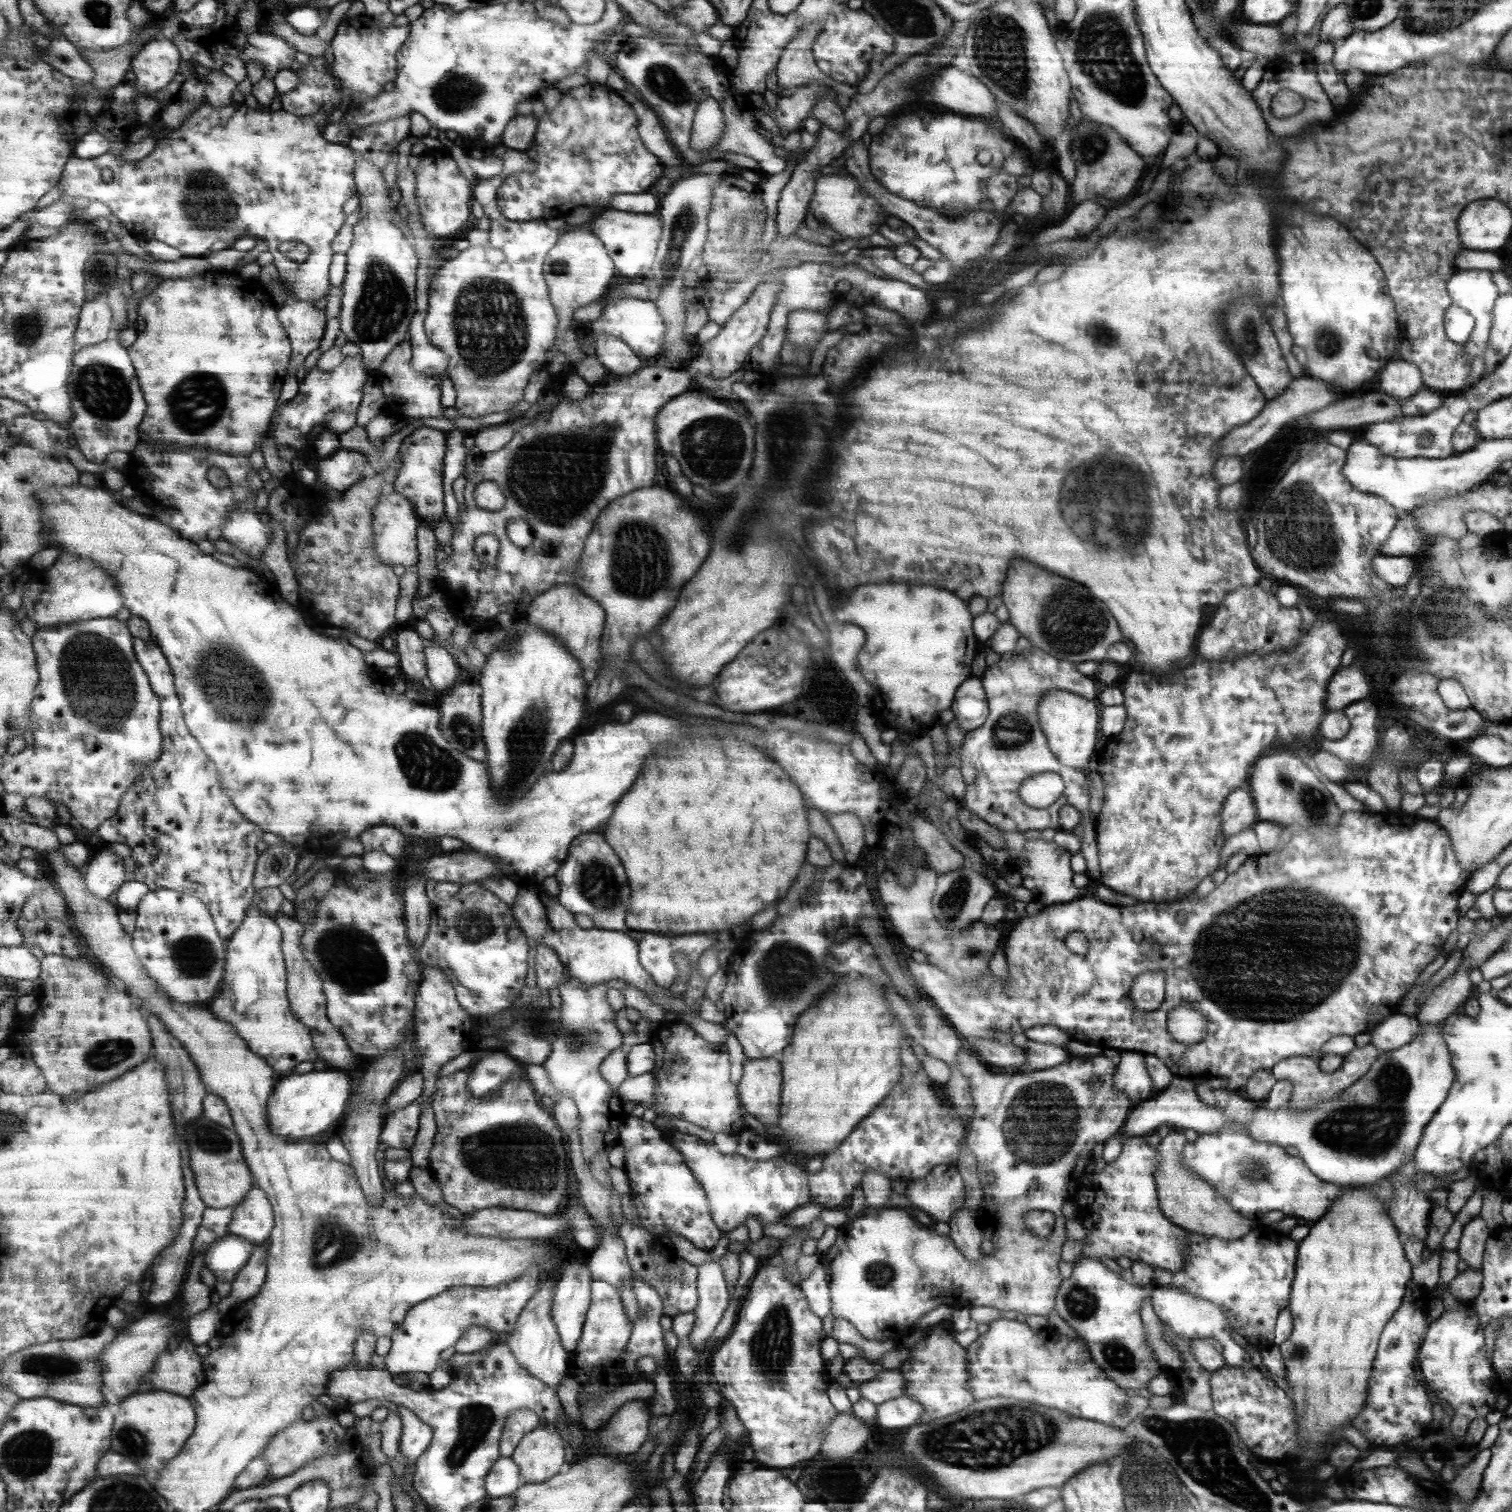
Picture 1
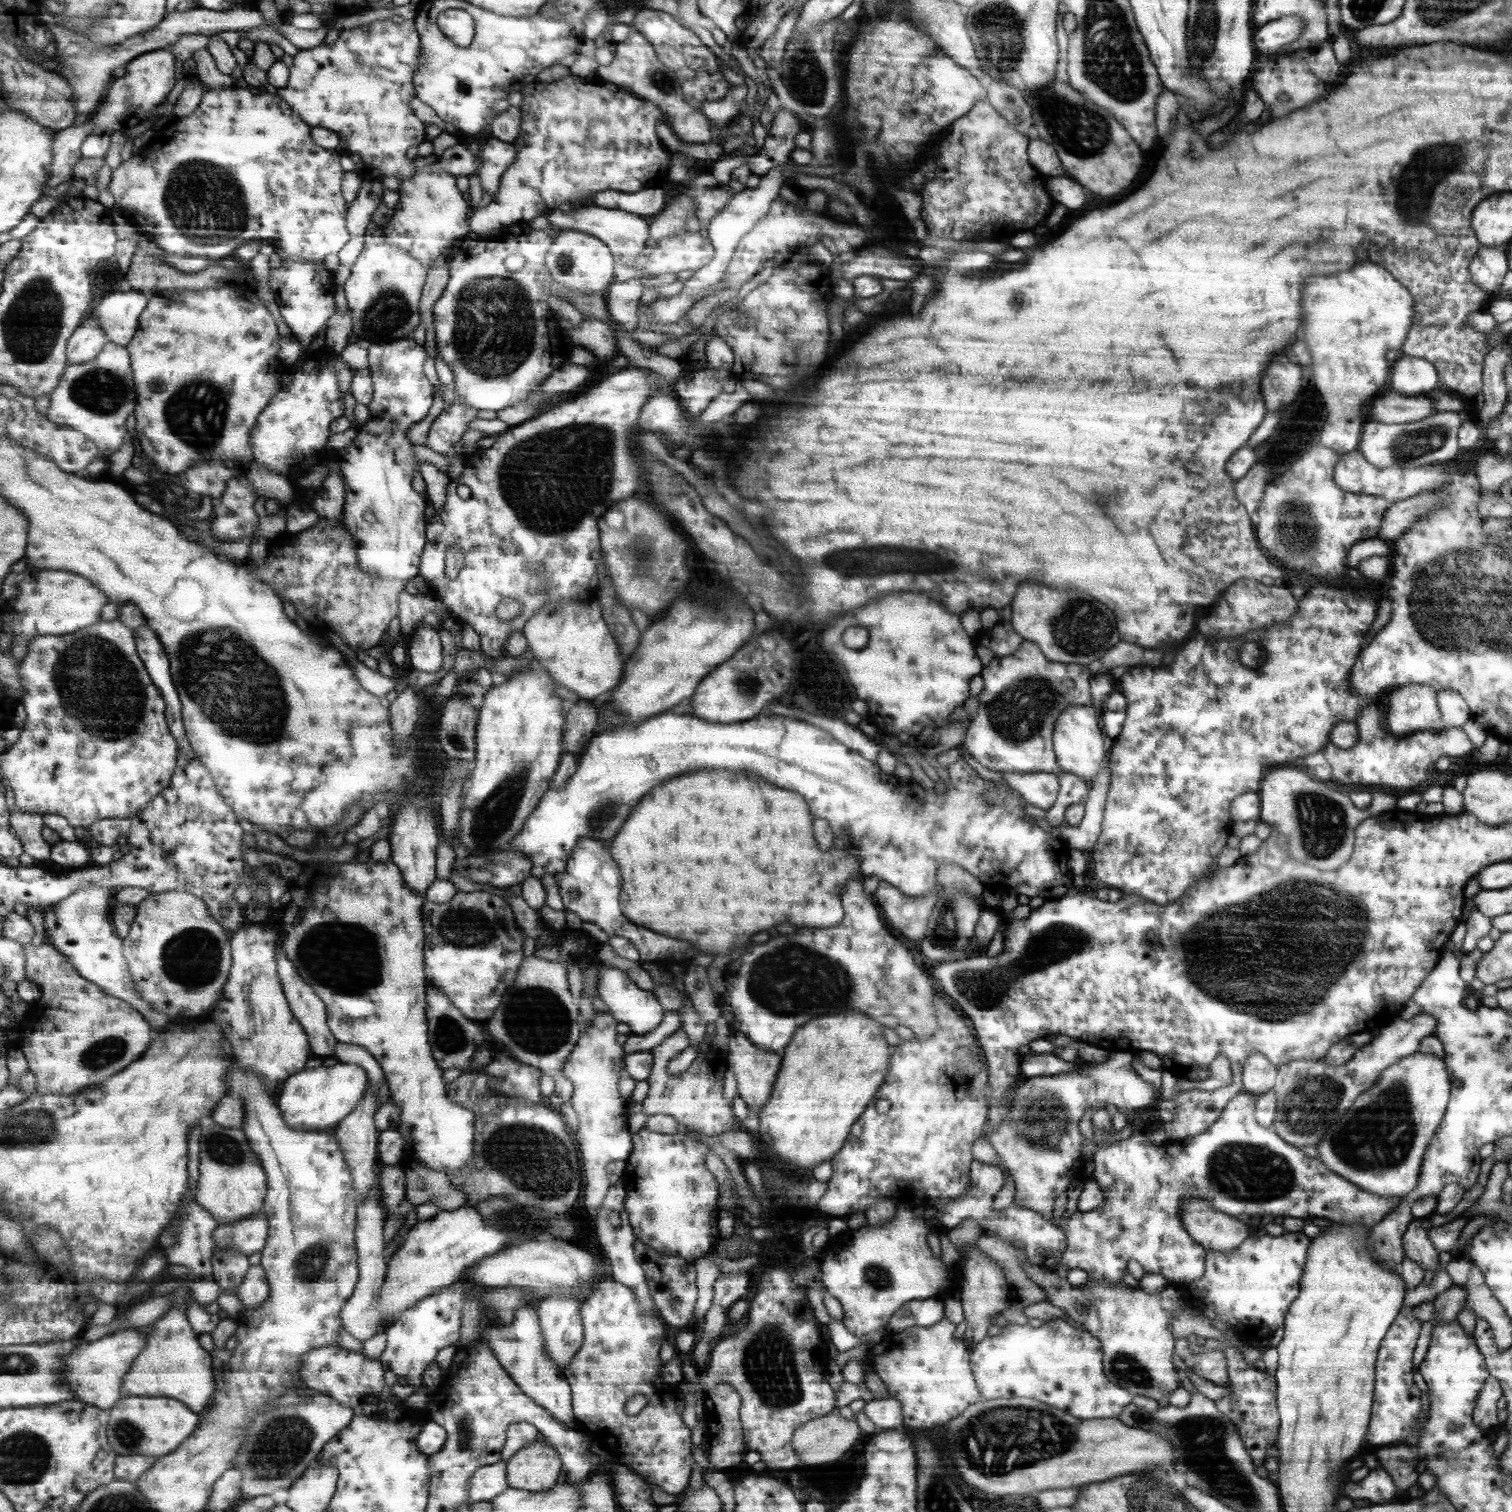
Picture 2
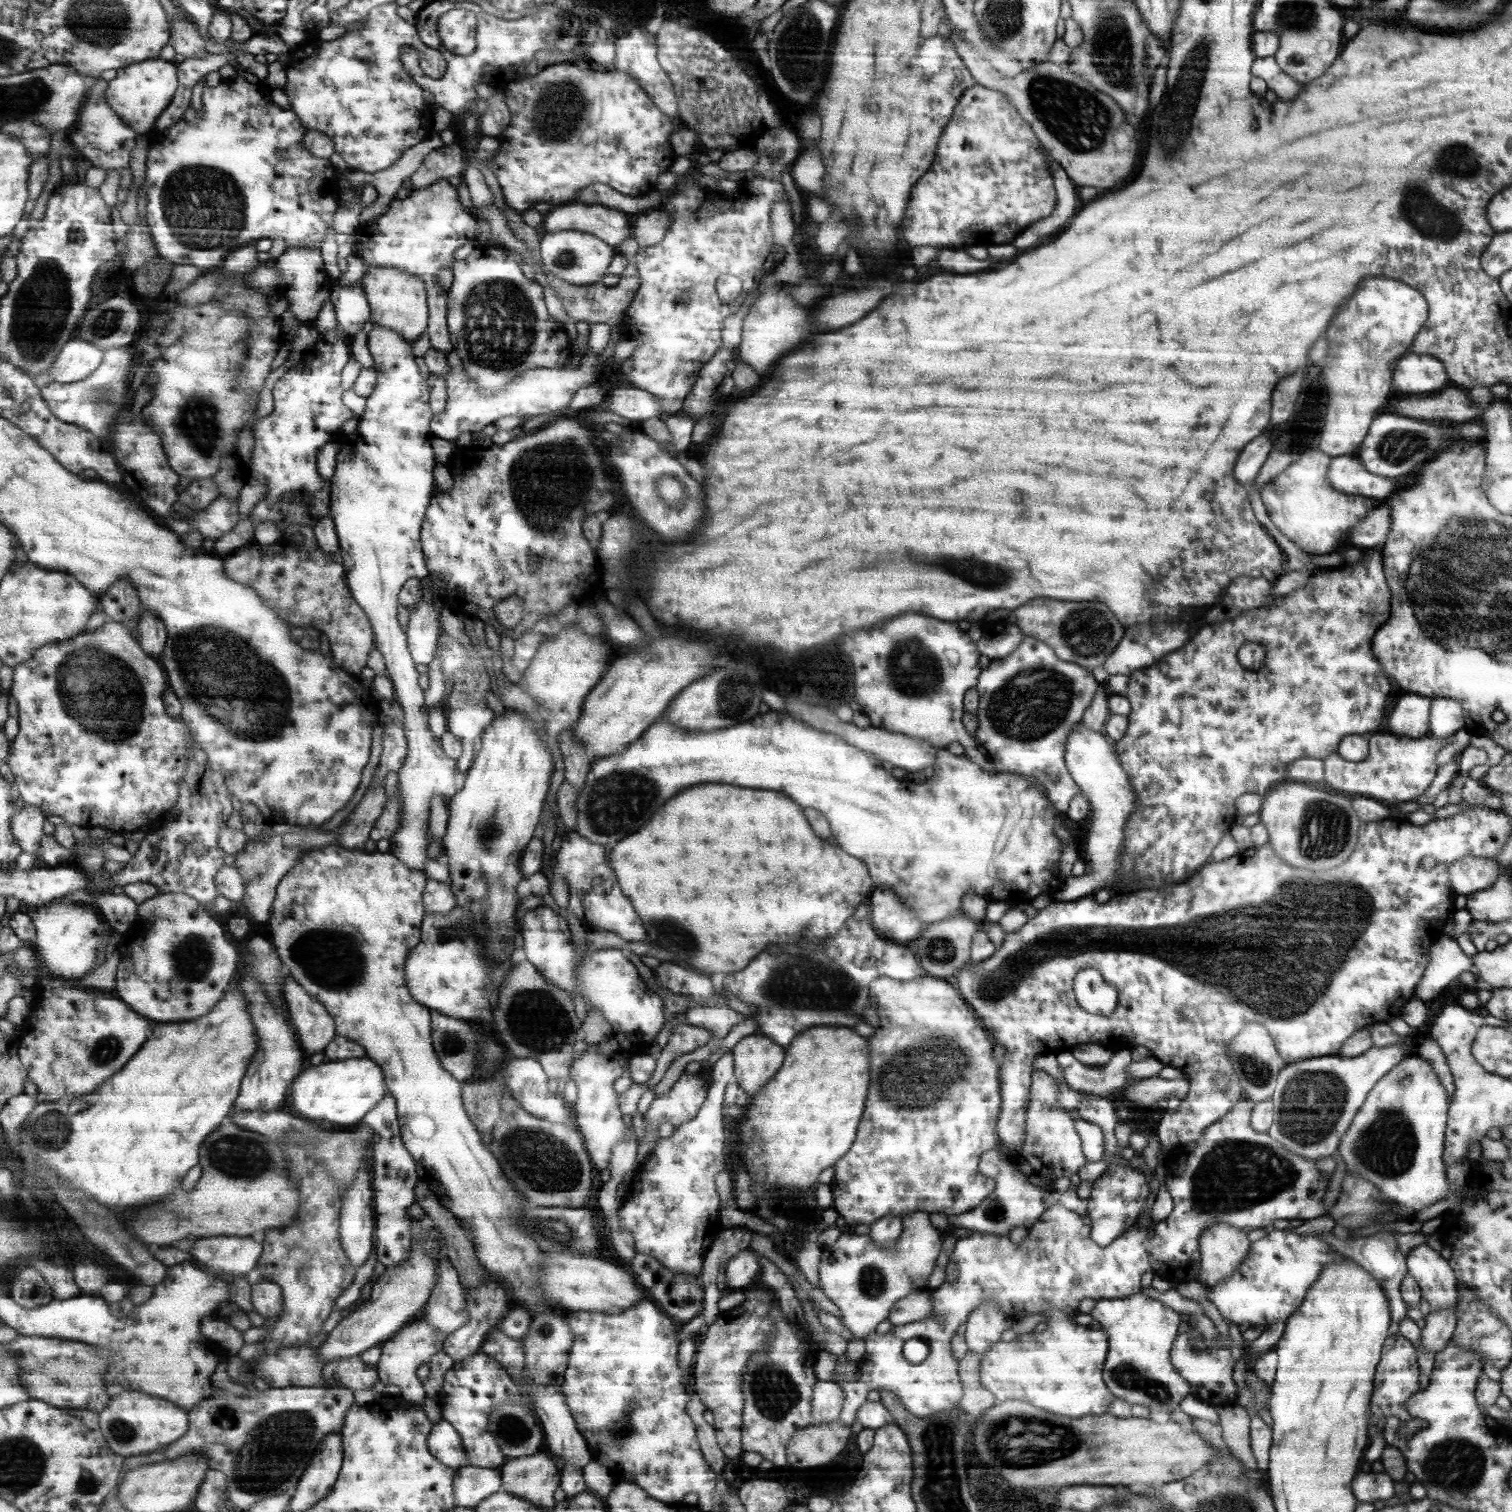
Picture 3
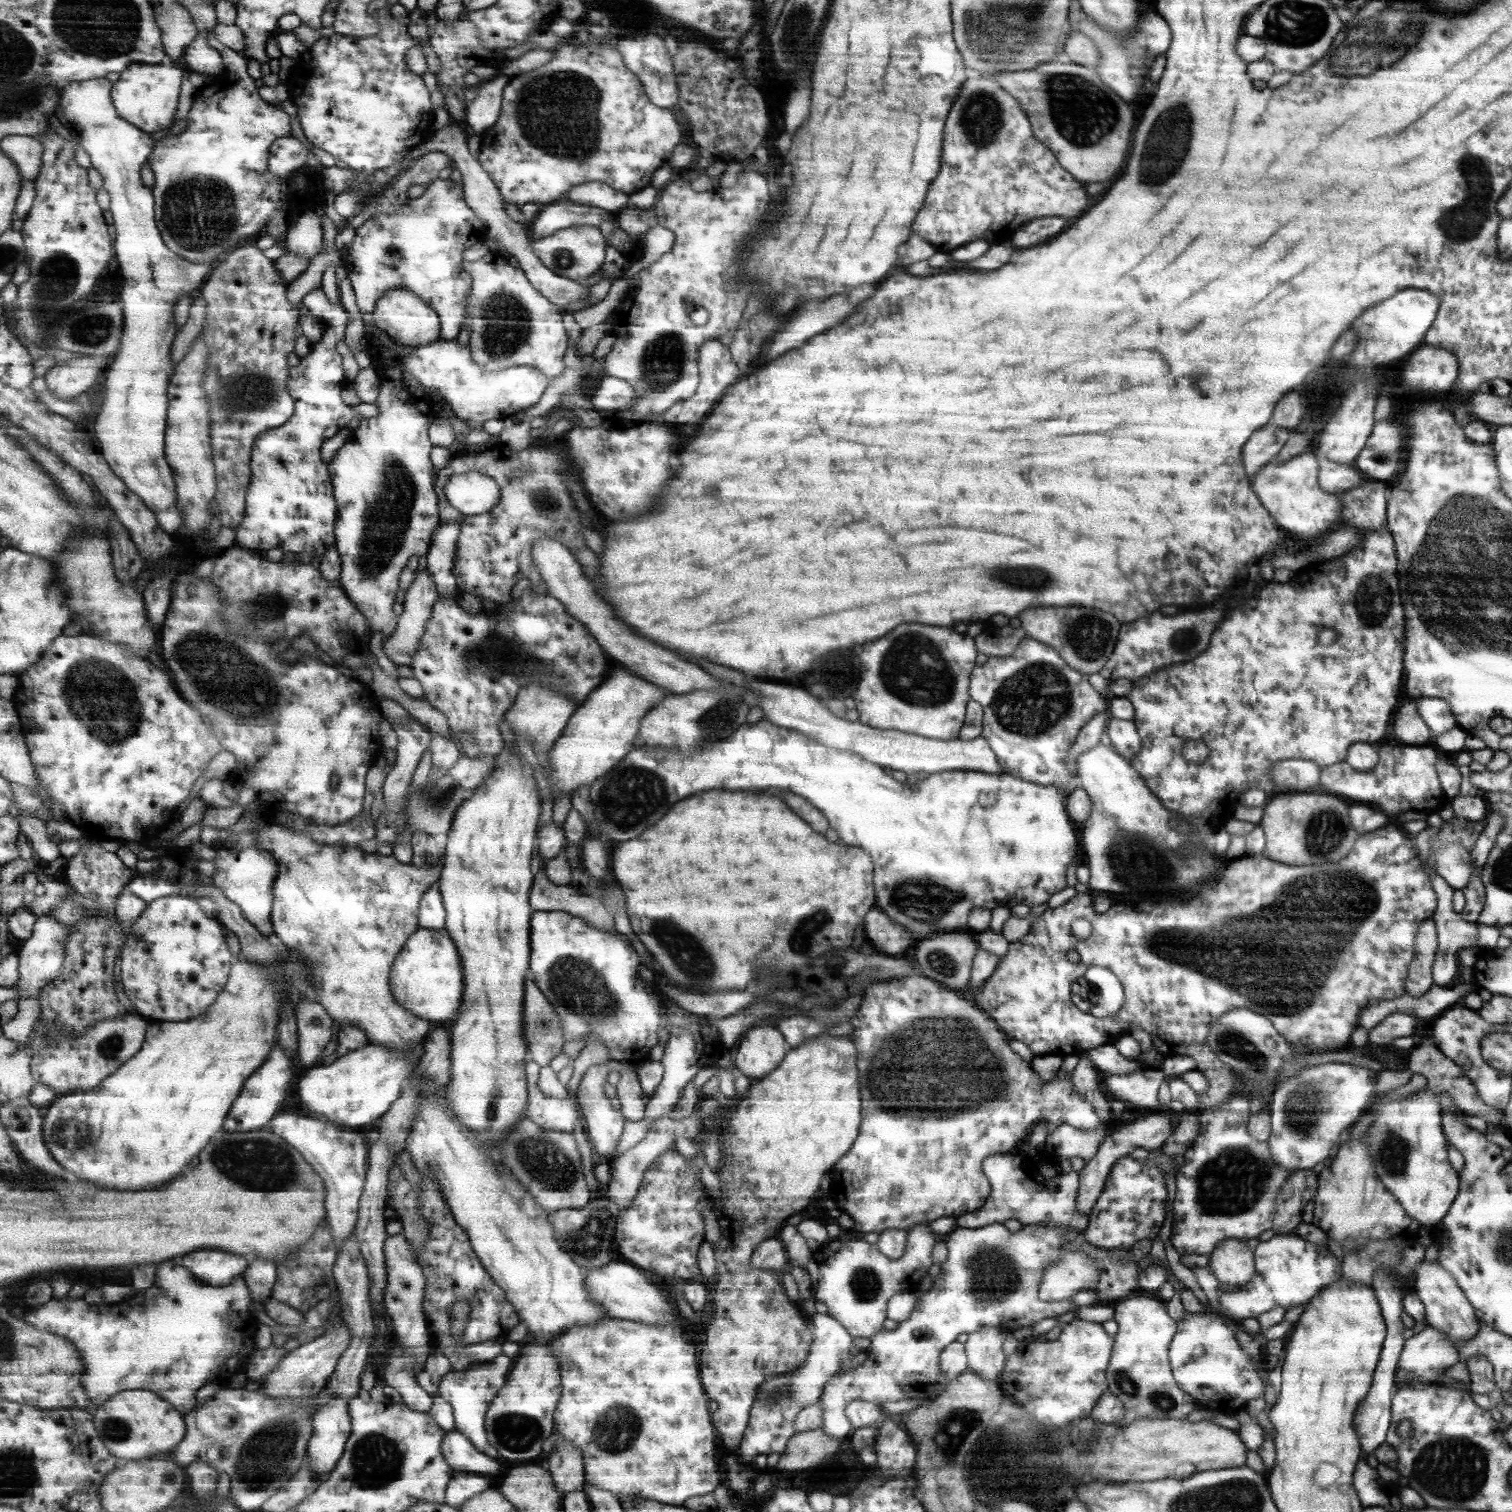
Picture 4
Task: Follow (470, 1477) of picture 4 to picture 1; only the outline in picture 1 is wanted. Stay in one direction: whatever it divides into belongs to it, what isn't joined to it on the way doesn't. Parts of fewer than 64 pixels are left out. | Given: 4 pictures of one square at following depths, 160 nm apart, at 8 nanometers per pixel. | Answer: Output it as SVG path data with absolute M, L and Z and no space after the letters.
M501 1457L493 1465L492 1472L487 1477L488 1496L491 1499L511 1496L526 1482L526 1478L521 1474L520 1466L513 1457Z

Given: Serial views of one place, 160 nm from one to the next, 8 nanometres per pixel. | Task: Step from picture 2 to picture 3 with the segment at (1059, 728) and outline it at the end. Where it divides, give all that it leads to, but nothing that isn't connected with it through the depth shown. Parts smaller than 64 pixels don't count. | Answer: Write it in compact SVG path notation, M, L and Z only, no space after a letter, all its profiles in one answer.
M1081 721L1076 722L1065 741L1064 765L1073 782L1080 787L1080 794L1088 800L1091 809L1091 823L1084 842L1080 846L1080 856L1084 858L1087 868L1091 868L1091 871L1078 877L1071 876L1069 880L1073 884L1063 882L1063 886L1053 894L1053 898L1059 902L1069 902L1091 896L1095 890L1103 886L1111 886L1113 882L1124 884L1123 878L1128 874L1123 873L1121 864L1117 866L1117 862L1120 862L1121 852L1123 852L1119 850L1123 850L1125 825L1132 814L1132 806L1135 805L1135 794L1132 793L1131 782L1128 782L1128 775L1125 774L1117 758L1116 741L1107 738L1103 730L1098 733L1089 730L1089 727L1086 727Z

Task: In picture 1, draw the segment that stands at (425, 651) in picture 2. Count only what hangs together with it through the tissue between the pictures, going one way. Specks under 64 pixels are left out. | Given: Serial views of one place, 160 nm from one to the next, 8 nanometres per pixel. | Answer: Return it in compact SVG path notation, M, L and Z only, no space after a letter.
M428 640L422 645L426 650L428 660L428 678L431 681L432 687L437 692L446 692L446 695L451 695L454 690L457 678L459 678L459 665L455 656L447 652L445 648L438 645L433 645Z

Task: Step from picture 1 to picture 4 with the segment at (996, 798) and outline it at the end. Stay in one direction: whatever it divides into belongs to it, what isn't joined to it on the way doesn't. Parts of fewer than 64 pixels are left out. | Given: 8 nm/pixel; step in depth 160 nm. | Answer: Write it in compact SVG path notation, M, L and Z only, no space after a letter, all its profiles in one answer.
M1025 636L1016 646L1016 650L1013 654L1010 654L1008 657L987 657L985 663L977 665L976 668L972 670L971 681L969 682L969 696L982 706L983 715L980 737L988 741L988 745L992 749L993 754L996 755L996 761L1000 762L1002 772L1013 775L1015 778L1025 779L1028 783L1037 783L1039 786L1064 787L1065 793L1067 794L1071 794L1071 792L1079 786L1077 776L1072 775L1068 771L1064 760L1066 754L1068 754L1068 750L1076 741L1076 736L1081 728L1093 718L1093 715L1101 712L1101 702L1103 702L1101 696L1089 686L1087 674L1083 674L1081 671L1076 671L1073 667L1070 667L1068 663L1057 654L1057 651L1053 650L1050 646Z

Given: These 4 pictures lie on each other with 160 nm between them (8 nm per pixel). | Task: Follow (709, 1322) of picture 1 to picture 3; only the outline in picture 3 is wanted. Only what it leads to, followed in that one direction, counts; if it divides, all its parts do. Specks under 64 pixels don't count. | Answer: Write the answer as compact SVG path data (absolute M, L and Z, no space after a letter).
M749 1248L732 1256L724 1266L725 1286L729 1291L746 1290L759 1273L757 1259L749 1253Z

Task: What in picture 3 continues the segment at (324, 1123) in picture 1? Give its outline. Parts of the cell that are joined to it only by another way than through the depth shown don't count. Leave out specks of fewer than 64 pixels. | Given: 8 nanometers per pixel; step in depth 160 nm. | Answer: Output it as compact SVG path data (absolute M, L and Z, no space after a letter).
M349 1058L349 1060L309 1066L293 1081L287 1104L289 1110L305 1121L327 1120L335 1124L345 1124L345 1128L361 1124L375 1105L379 1104L389 1088L385 1080L385 1073L377 1062L369 1058Z

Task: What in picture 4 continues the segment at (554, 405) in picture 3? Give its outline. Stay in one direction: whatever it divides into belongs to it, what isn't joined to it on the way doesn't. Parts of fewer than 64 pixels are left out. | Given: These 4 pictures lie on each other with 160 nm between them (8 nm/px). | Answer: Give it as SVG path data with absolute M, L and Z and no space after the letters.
M441 340L415 349L403 357L405 368L411 371L425 388L437 393L449 404L457 418L475 424L485 424L493 418L507 416L533 408L549 388L550 378L538 368L514 366L501 371L487 371L472 357L471 346L460 346L456 340Z

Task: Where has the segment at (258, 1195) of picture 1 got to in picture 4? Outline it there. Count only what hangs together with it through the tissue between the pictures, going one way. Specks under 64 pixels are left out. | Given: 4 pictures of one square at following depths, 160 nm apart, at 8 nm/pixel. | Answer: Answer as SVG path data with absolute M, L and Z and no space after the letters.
M197 1250L183 1258L185 1268L211 1286L227 1286L244 1274L249 1260L223 1250Z

